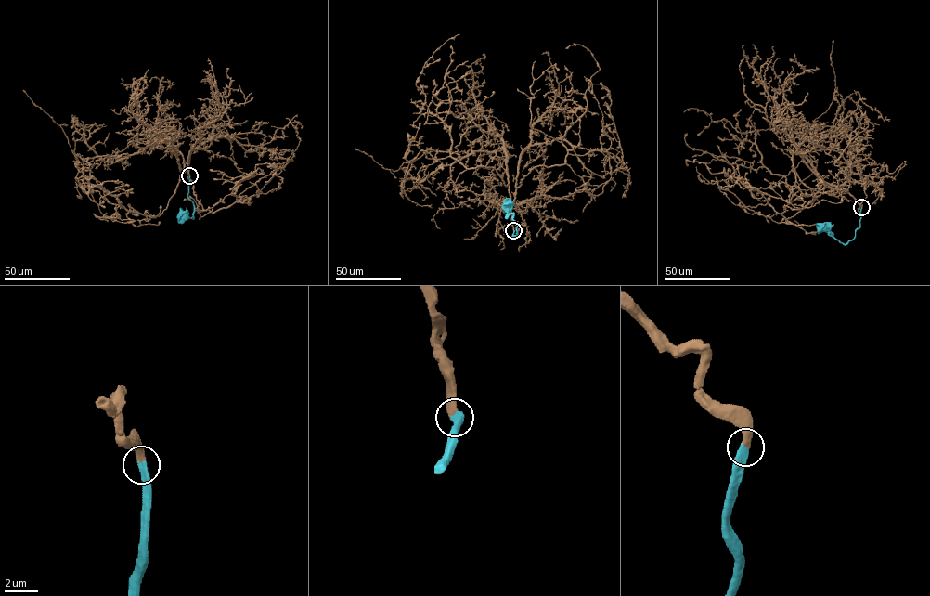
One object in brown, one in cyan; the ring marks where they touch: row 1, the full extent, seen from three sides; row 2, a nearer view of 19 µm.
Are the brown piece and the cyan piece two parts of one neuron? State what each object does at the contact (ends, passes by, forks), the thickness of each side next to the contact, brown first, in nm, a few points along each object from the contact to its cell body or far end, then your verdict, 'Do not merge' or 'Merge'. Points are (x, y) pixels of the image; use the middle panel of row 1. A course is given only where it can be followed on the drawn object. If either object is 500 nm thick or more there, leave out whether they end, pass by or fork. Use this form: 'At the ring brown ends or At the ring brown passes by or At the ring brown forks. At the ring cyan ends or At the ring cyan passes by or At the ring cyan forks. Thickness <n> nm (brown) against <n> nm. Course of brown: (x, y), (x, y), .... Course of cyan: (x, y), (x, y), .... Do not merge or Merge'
At the ring brown ends. At the ring cyan ends. Thickness 440 nm (brown) against 480 nm. Course of brown: (513, 230), (515, 185), (534, 167), (566, 163), (594, 195), (611, 177), (611, 141), (584, 76). Course of cyan: (513, 230), (511, 238), (517, 238), (517, 226), (508, 206). Merge

